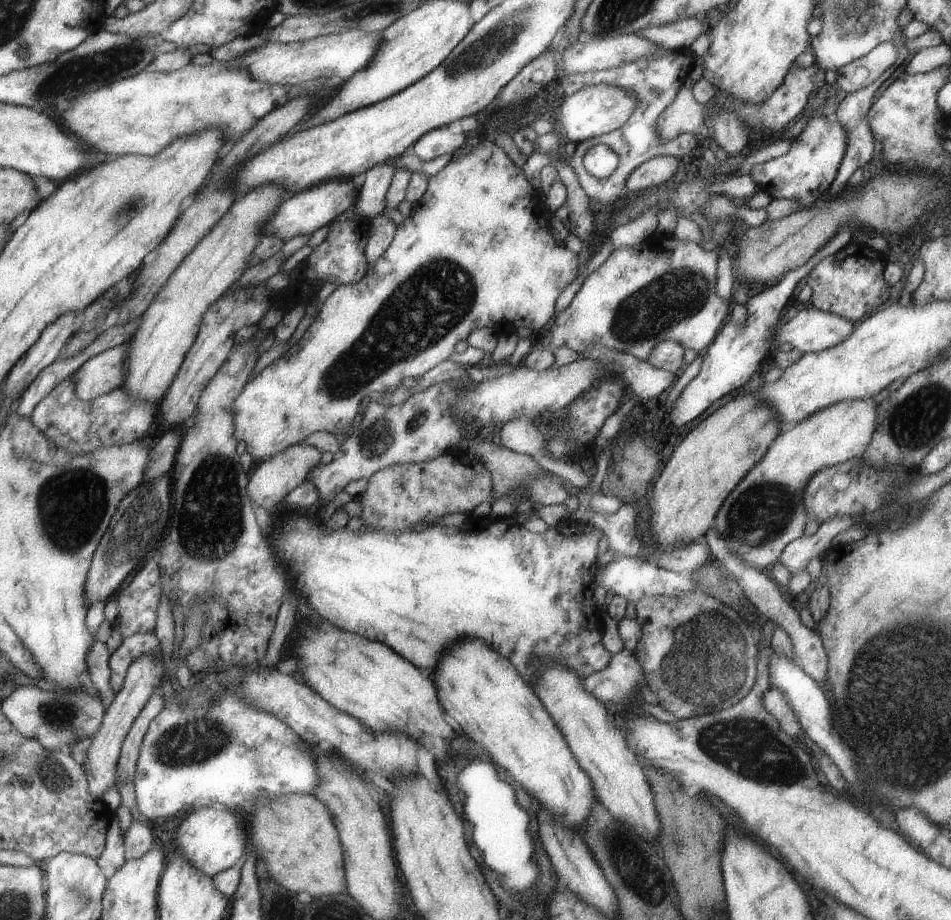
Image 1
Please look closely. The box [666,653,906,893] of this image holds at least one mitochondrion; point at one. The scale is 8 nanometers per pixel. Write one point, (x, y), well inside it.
(734, 741)

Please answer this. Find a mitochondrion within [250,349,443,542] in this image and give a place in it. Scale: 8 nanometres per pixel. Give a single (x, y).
(377, 439)

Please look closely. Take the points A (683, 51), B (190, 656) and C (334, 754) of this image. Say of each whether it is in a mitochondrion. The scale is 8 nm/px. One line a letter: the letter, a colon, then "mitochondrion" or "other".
A: other
B: other
C: other

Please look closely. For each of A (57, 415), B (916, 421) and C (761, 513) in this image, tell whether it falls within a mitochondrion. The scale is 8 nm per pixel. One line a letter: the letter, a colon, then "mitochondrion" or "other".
A: other
B: mitochondrion
C: mitochondrion

